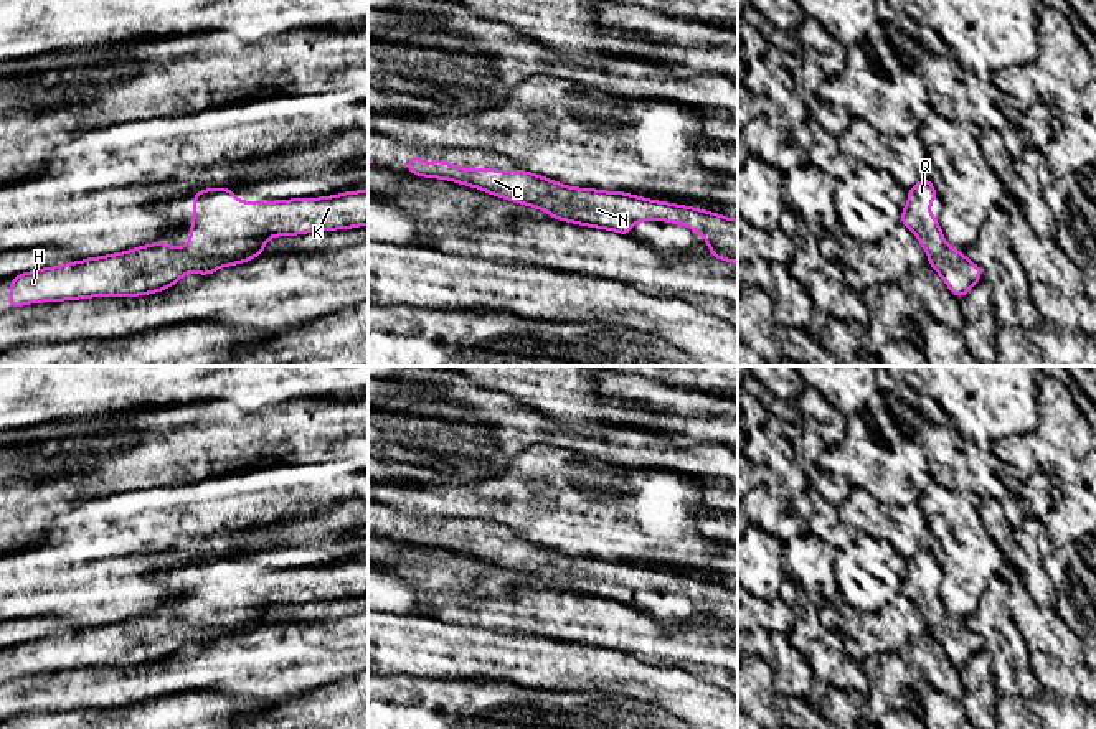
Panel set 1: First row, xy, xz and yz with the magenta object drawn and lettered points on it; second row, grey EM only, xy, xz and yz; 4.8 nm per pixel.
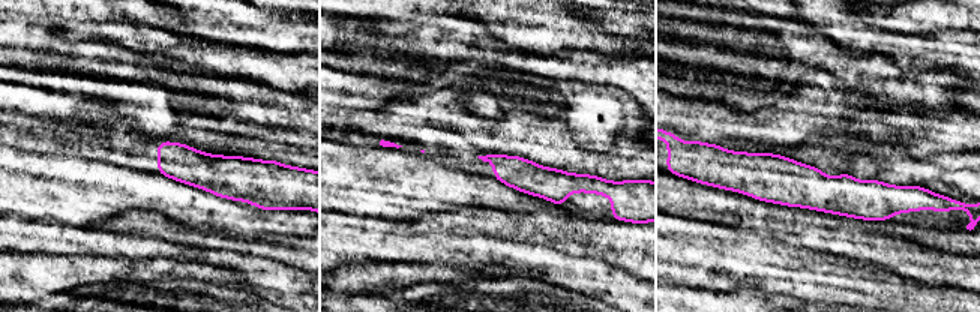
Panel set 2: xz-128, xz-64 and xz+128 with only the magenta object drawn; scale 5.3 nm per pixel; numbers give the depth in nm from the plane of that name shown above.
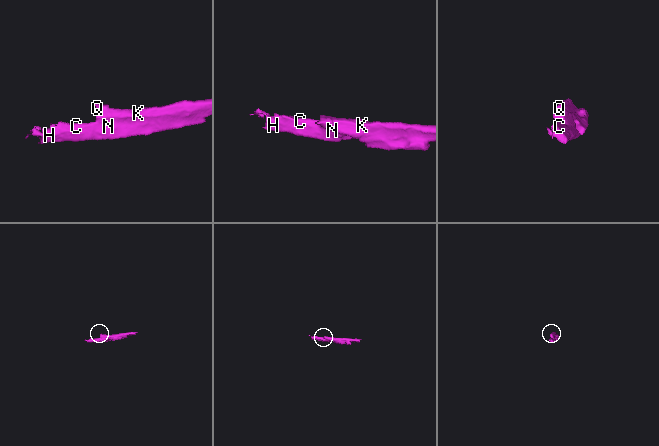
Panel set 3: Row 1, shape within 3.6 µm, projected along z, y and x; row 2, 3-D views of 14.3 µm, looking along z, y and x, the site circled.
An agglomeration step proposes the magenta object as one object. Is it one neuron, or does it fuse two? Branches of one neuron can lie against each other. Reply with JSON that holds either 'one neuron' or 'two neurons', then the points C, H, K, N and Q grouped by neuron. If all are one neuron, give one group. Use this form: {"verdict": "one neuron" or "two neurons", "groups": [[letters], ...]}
{"verdict": "one neuron", "groups": [["C", "H", "K", "N", "Q"]]}

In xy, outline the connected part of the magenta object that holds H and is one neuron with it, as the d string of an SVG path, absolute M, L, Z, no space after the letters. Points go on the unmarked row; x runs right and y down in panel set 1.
M206 557L191 562L191 587L187 617L154 612L132 620L87 627L58 637L43 637L10 648L8 680L25 673L76 670L87 666L135 666L175 655L187 642L211 645L218 637L236 635L266 622L264 610L272 605L307 604L312 600L348 599L368 594L368 559L347 561L324 567L279 571L239 571L231 557Z

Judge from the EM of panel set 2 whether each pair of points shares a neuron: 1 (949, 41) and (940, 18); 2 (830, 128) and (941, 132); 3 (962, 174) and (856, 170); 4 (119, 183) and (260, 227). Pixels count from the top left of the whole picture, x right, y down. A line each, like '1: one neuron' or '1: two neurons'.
1: two neurons
2: two neurons
3: one neuron
4: one neuron

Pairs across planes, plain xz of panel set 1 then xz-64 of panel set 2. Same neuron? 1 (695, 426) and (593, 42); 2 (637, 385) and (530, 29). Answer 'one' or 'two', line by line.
1: two
2: two

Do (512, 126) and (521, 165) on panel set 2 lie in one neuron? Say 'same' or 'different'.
different

